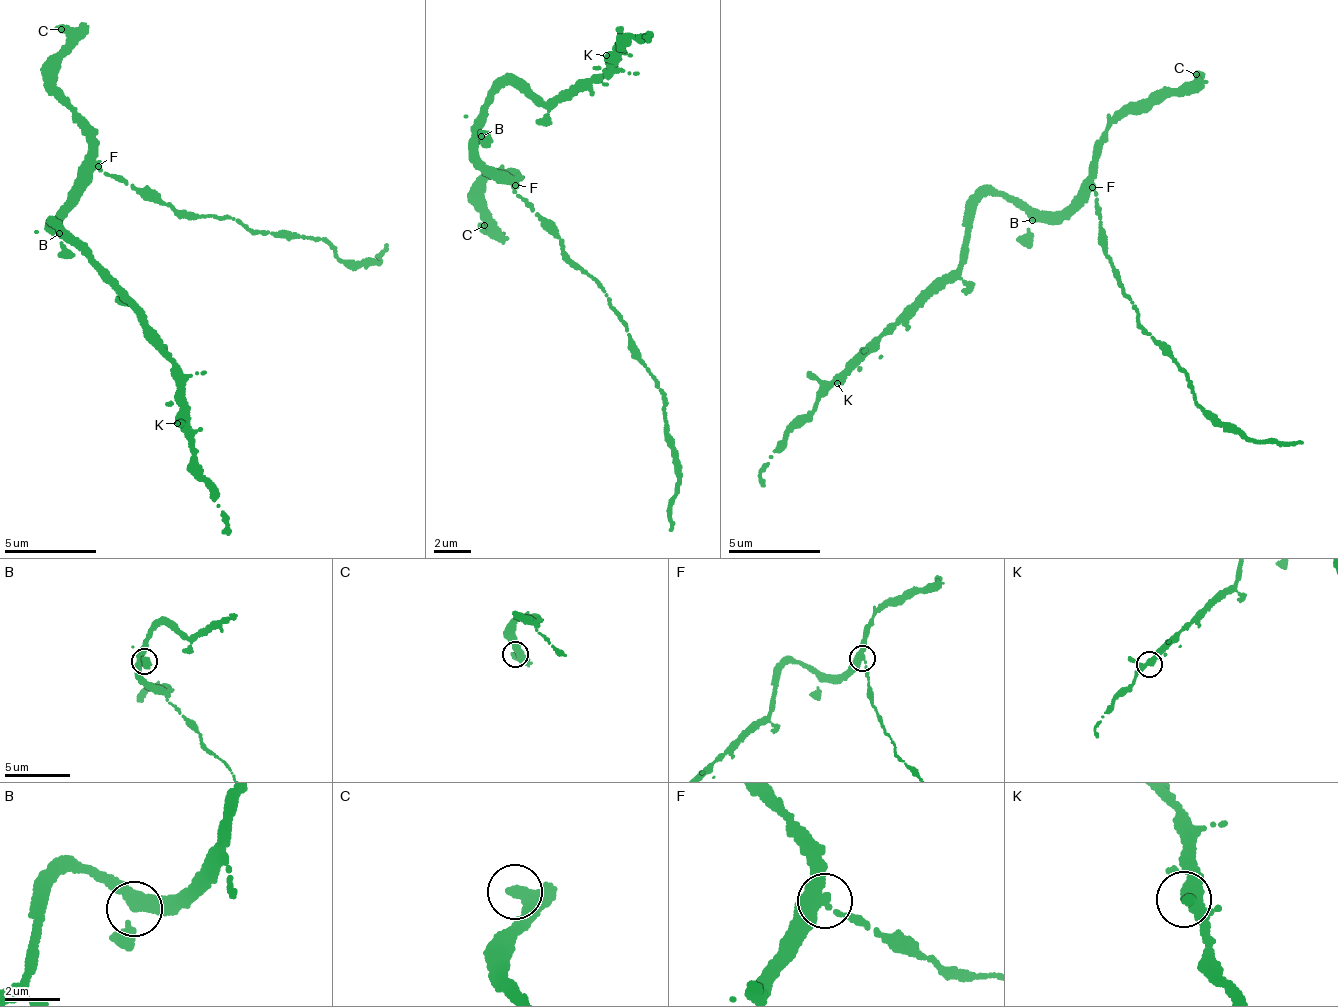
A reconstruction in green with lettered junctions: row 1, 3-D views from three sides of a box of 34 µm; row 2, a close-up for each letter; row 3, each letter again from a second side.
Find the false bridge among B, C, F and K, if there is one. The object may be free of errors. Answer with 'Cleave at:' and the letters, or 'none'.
Cleave at: F

